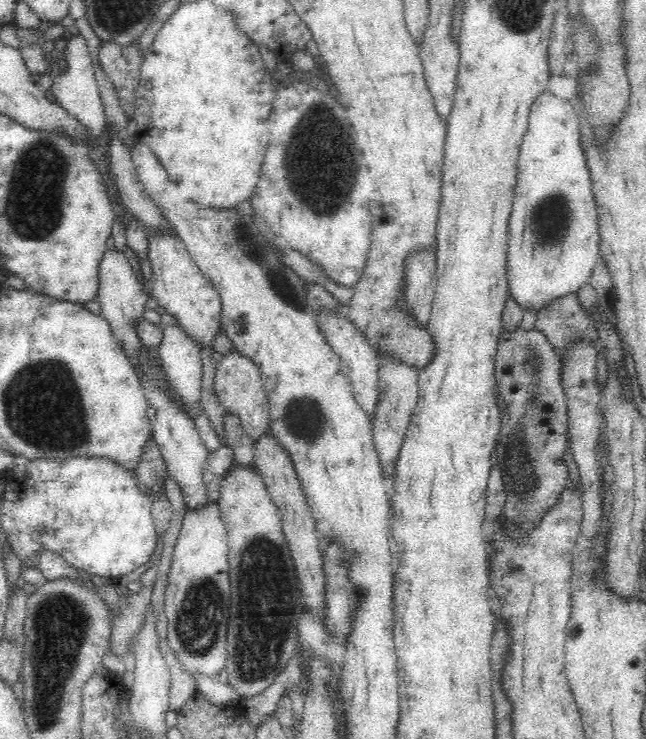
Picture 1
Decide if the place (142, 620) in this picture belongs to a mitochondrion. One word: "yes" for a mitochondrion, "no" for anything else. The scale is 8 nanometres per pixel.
no

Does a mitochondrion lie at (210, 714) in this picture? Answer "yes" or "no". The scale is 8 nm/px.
no

